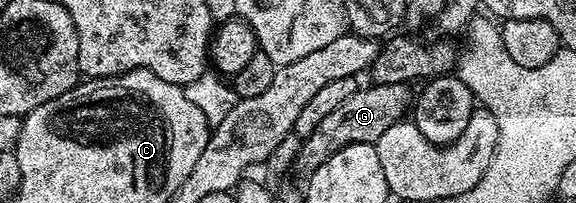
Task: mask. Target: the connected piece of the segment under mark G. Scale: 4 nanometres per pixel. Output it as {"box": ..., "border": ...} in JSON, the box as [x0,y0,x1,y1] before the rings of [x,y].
{"box":[294,83,414,177],"border":[[[377,83],[367,86],[361,86],[343,105],[338,105],[338,109],[331,111],[314,128],[314,133],[301,138],[298,157],[294,164],[295,174],[298,173],[301,177],[312,175],[314,169],[322,165],[322,161],[334,157],[338,149],[346,149],[346,145],[351,143],[376,144],[378,137],[382,137],[382,133],[386,133],[390,125],[401,122],[409,114],[414,103],[414,91],[409,84]]]}

